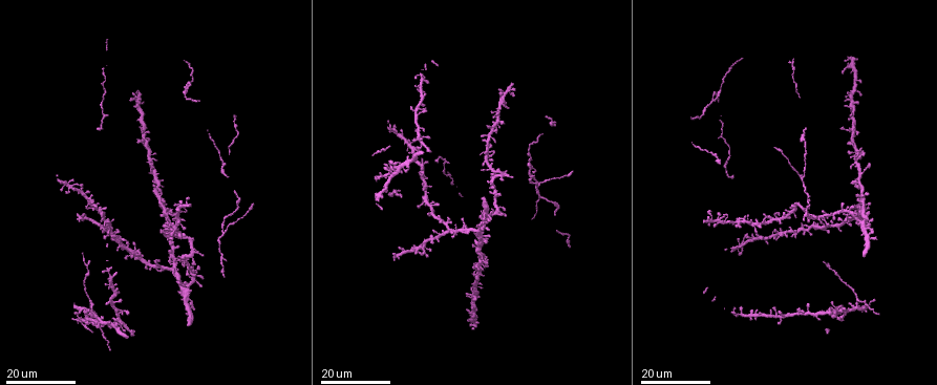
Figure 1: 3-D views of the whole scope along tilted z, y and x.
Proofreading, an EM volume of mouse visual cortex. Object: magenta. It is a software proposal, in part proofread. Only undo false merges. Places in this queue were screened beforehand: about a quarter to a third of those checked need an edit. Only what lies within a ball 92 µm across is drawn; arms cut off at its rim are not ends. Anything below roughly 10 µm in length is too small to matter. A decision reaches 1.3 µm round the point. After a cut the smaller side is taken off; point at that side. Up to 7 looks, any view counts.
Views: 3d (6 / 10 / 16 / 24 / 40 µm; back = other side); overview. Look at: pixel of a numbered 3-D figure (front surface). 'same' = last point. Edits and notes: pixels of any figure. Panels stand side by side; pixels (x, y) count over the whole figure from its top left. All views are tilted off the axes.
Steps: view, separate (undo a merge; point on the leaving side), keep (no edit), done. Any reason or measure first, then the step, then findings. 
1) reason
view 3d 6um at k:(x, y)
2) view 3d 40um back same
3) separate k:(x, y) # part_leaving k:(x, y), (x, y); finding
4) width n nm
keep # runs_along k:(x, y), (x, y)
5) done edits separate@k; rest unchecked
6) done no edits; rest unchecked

a fork
view 3d 16um at 1:(194, 249)

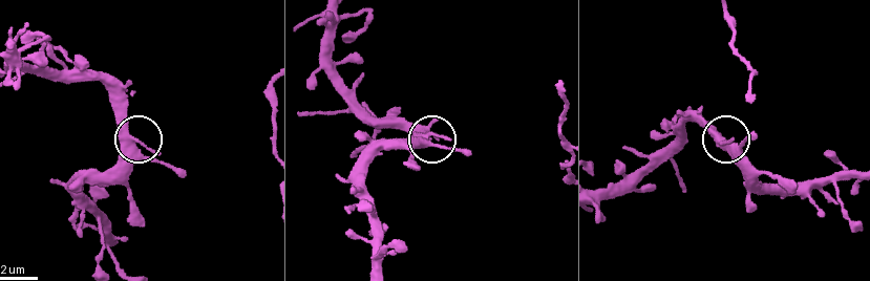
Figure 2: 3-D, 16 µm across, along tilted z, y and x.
closer look
view 3d 6um at 2:(426, 134)

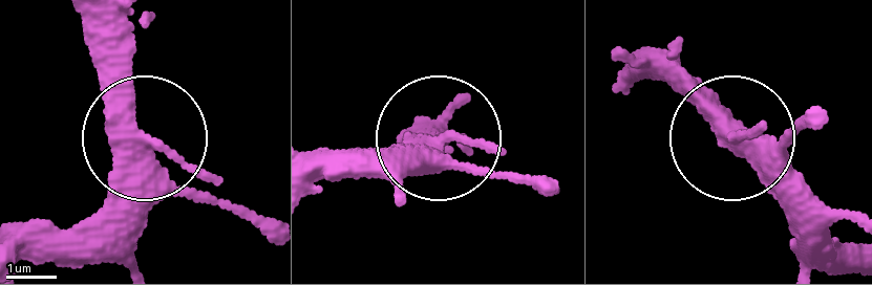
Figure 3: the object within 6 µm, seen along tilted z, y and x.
arms 3
keep # continuous, no second cell

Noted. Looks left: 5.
arms part here
view 3d 16um at 1:(538, 182)

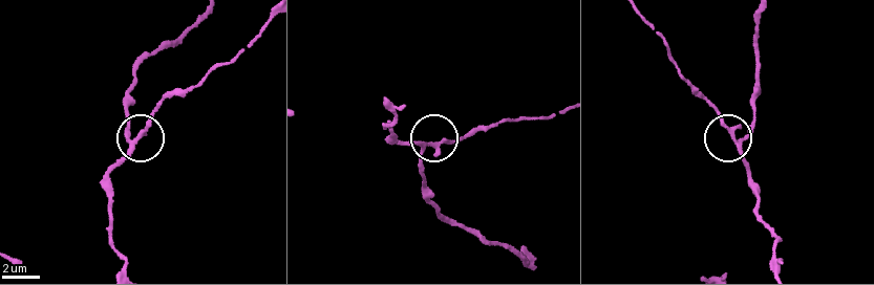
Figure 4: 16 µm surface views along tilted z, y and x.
view 3d 6um at 4:(137, 141)

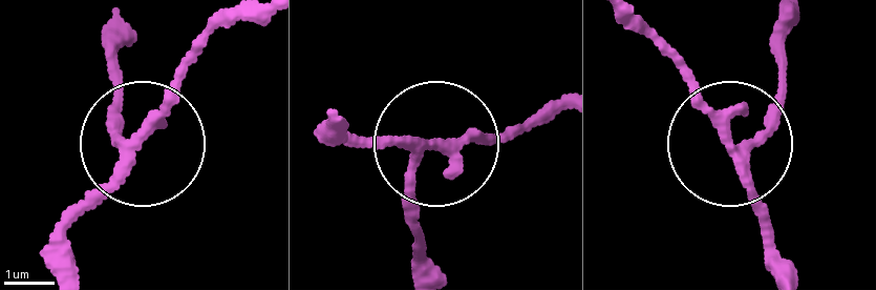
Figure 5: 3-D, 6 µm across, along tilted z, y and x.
keep # continuous, no second cell

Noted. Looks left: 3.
side arm on a straight run
view 3d 24um at 1:(425, 203)

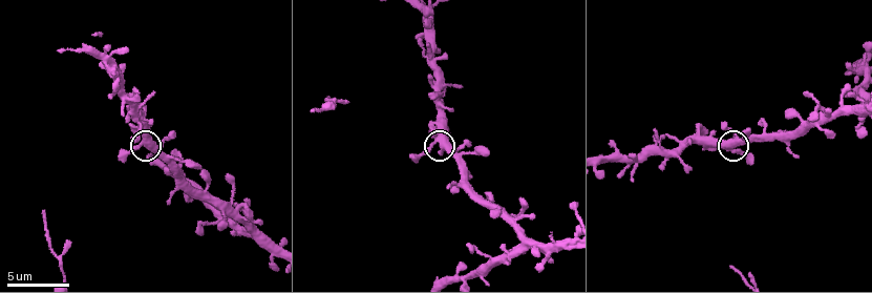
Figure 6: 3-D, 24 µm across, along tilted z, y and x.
view 3d 10um at 6:(434, 142)

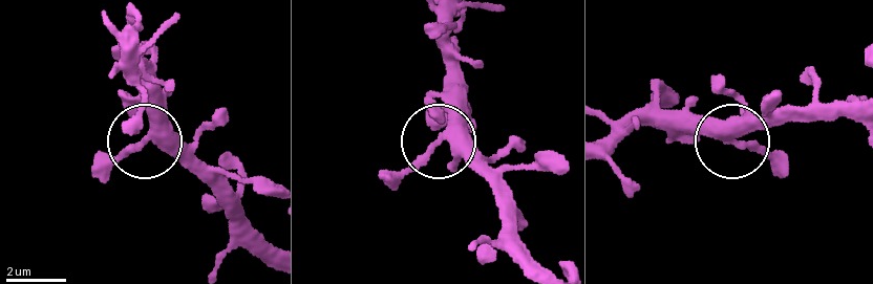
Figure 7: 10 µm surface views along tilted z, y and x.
side_arm 85 um
keep # runs_along 7:(549, 268), (518, 238), (511, 190), (444, 138), (455, 90); continuous, no second cell

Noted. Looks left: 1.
done no edits; rest unchecked

